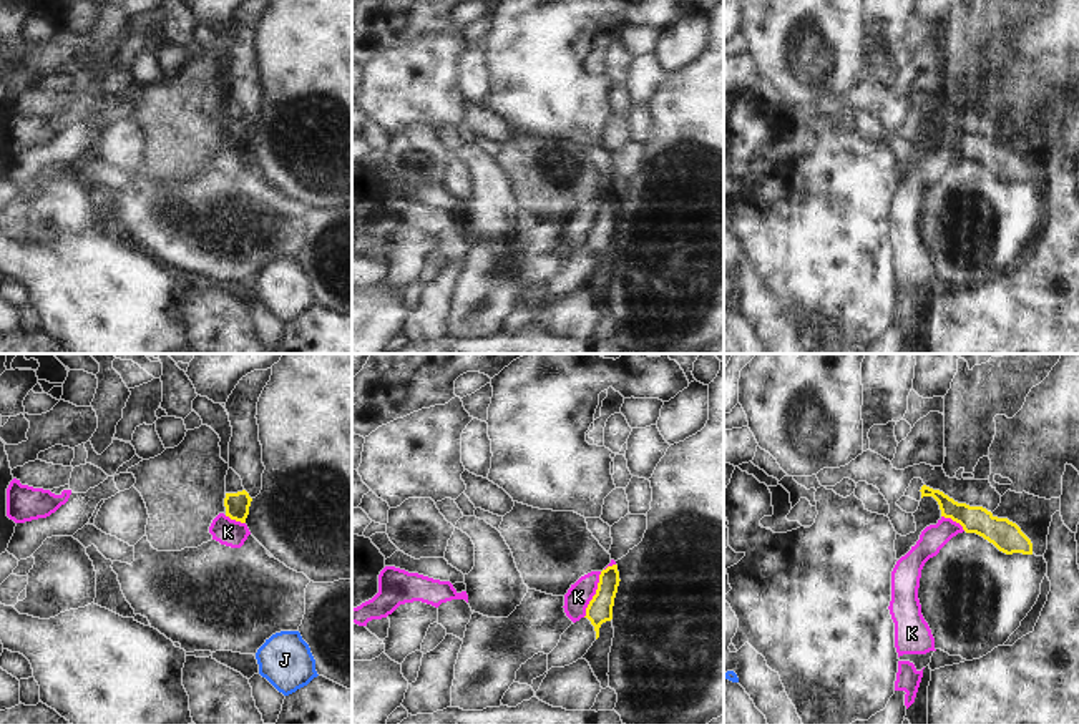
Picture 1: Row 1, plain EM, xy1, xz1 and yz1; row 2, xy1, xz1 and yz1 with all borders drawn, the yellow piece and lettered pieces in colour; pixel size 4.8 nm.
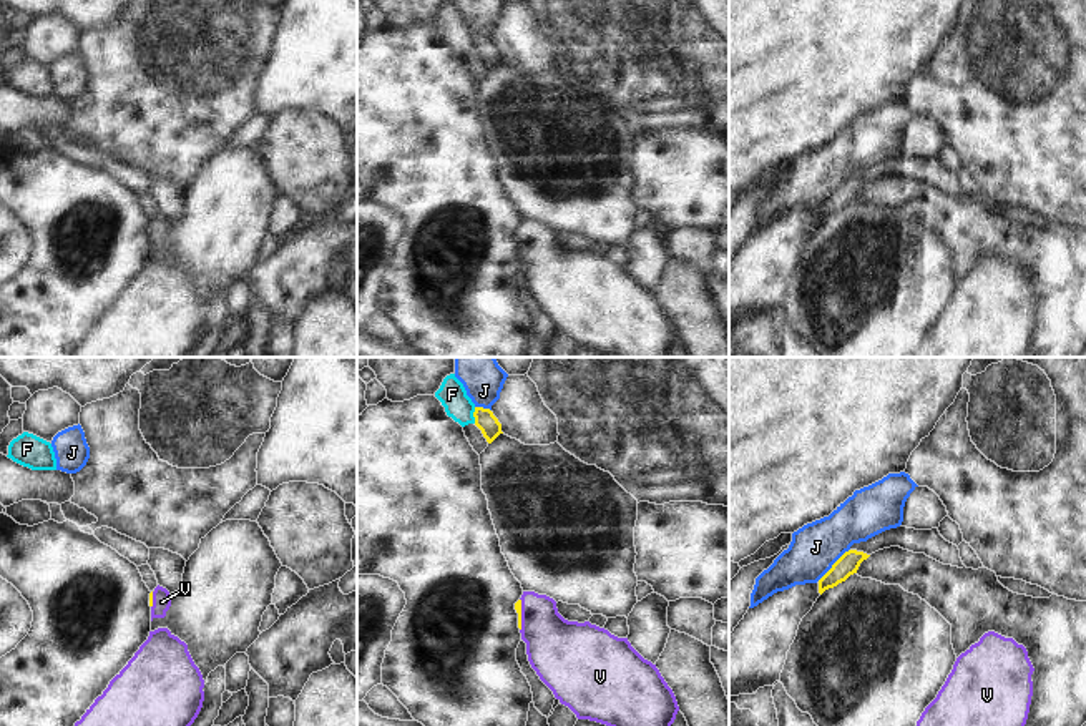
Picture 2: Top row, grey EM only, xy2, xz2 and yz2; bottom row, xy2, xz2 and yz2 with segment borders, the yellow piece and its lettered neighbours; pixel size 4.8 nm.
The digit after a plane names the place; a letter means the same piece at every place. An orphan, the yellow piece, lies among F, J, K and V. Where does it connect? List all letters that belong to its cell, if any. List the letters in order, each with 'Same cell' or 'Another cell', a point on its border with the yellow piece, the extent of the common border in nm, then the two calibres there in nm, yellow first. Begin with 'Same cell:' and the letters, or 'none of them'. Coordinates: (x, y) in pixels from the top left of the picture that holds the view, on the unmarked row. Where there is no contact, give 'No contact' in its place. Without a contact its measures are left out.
Same cell: V
F: Another cell. Touches yellow at xz2 (474, 44). Shared border 80 nm. Thickness 100 nm (yellow) against 140 nm
J: Another cell. Touches yellow at yz2 (832, 193). Shared border 220 nm. Thickness 100 nm (yellow) against 240 nm
K: Another cell. Touches yellow at xz1 (595, 223). Shared border 240 nm. Thickness 130 nm (yellow) against 120 nm
V: Same cell. Touches yellow at xz2 (520, 243). Shared border 160 nm. Thickness 30 nm (yellow) against 300 nm

